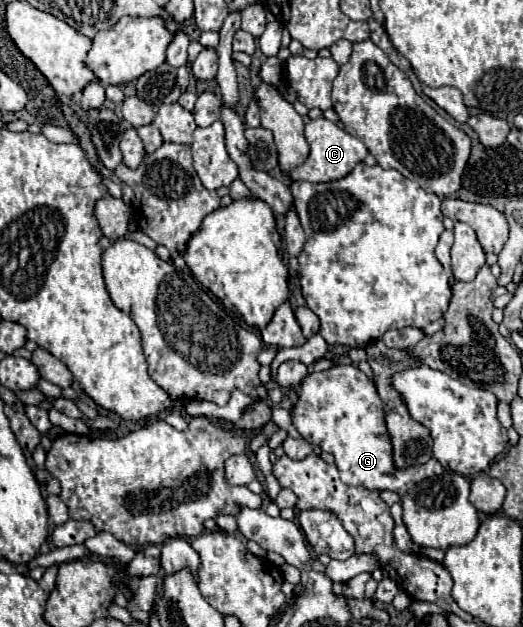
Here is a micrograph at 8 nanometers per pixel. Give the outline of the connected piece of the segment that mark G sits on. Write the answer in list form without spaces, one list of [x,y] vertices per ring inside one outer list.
[[[339,365],[329,371],[309,373],[301,383],[299,401],[291,419],[303,439],[335,457],[341,481],[347,485],[361,485],[379,491],[389,489],[403,497],[421,479],[443,471],[437,459],[429,459],[425,465],[405,471],[393,467],[391,443],[383,421],[383,403],[373,381],[353,365]]]

